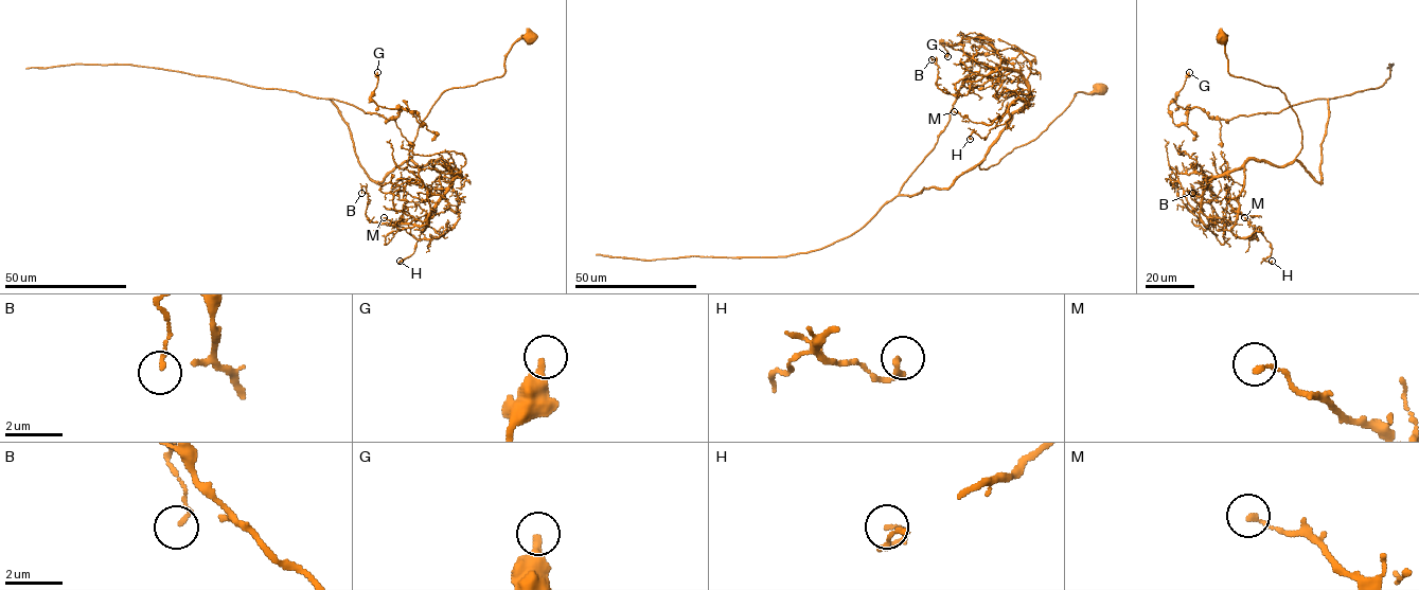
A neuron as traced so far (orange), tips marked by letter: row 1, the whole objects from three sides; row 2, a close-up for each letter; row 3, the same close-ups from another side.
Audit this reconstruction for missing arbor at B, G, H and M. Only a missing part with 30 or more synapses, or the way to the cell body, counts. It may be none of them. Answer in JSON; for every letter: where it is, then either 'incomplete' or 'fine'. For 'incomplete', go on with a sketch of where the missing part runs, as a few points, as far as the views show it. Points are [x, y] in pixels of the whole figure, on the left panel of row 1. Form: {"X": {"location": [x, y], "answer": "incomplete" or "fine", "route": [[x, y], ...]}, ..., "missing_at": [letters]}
{"B": {"location": [361, 193], "answer": "fine"}, "G": {"location": [377, 72], "answer": "fine"}, "H": {"location": [400, 261], "answer": "fine"}, "M": {"location": [384, 217], "answer": "fine"}, "missing_at": []}

